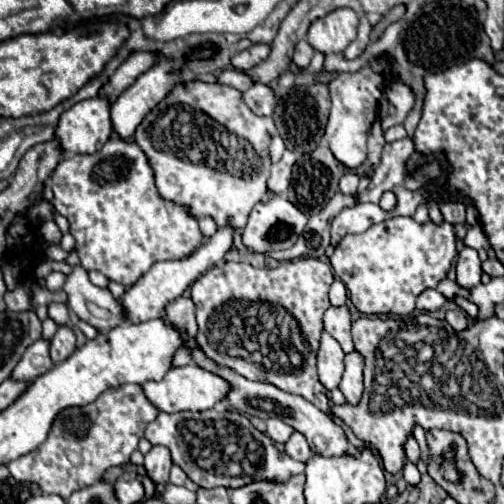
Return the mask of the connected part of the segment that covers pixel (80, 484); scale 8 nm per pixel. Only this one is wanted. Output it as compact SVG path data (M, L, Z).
M142 385L108 387L96 401L60 411L50 427L48 439L28 455L8 463L10 475L22 483L38 483L44 493L68 499L74 491L100 481L108 467L126 465L132 451L138 449L146 425L154 421L158 413L160 409L148 401Z

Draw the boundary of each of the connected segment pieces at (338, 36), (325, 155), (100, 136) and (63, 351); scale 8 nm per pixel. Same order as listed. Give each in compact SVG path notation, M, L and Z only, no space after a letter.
M334 9L316 19L308 29L308 43L322 53L342 53L354 39L358 15L352 9Z
M320 143L312 153L306 153L302 155L296 163L294 163L294 169L292 169L292 181L290 181L290 187L292 187L292 197L288 197L288 201L298 207L306 217L310 215L316 215L332 197L334 193L338 191L338 181L340 177L348 173L348 169L334 159L332 151L328 149L326 143Z
M102 97L80 101L64 111L56 125L56 139L62 153L92 155L110 139L110 103Z
M60 325L56 335L50 339L50 357L52 357L52 363L54 365L62 363L74 351L76 351L76 335L74 335L74 331L70 327L66 327L66 325Z

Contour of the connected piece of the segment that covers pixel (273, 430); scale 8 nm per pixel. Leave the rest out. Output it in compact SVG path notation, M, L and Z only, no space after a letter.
M274 417L274 419L268 419L266 421L266 433L268 433L268 437L274 441L274 443L286 443L288 441L288 437L294 433L294 429L292 427L288 427L282 419L278 419L278 417Z

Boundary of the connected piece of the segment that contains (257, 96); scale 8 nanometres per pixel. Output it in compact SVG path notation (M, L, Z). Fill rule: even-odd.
M256 83L248 91L244 91L244 101L248 103L248 107L252 107L252 111L256 111L256 115L272 115L276 107L276 95L272 87L262 83Z

